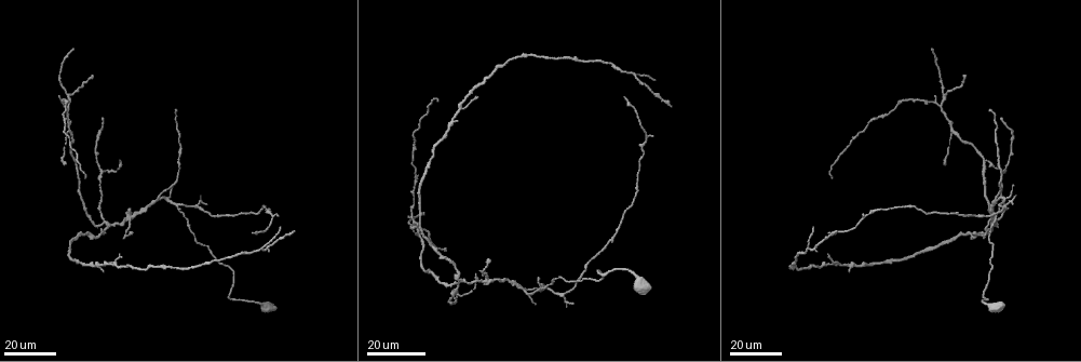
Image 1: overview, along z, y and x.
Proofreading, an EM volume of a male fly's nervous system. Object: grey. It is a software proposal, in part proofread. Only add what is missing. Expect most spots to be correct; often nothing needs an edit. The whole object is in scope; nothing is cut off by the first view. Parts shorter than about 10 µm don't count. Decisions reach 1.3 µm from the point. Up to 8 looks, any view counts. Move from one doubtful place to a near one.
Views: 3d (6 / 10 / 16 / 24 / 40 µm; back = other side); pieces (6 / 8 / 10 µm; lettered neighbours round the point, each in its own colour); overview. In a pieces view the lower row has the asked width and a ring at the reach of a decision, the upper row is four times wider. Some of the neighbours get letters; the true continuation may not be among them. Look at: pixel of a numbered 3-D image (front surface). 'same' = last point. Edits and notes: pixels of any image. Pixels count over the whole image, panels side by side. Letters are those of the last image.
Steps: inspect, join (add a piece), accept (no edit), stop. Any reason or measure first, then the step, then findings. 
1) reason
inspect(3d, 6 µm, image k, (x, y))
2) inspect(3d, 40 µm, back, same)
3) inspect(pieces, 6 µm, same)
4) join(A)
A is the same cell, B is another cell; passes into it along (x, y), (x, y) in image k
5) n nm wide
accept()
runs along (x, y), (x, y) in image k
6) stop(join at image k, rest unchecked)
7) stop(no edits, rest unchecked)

end of a long branch
inspect(3d, 16 µm, image 1, (933, 49))

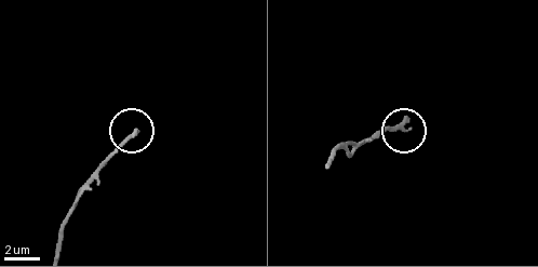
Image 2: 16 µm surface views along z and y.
inspect(pieces, 10 µm, image 2, (135, 129))

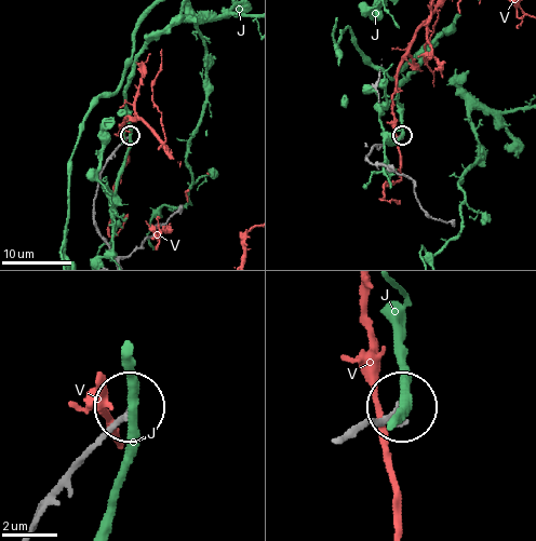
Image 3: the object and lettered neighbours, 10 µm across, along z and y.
accept()
J and V are other cells; none of them fits

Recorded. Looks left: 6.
branch stops here
inspect(3d, 16 µm, image 1, (829, 254))

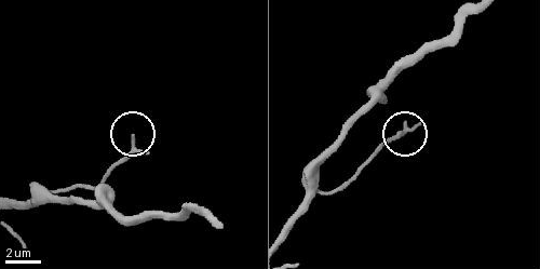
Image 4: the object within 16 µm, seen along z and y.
inspect(pieces, 6 µm, image 4, (404, 123))

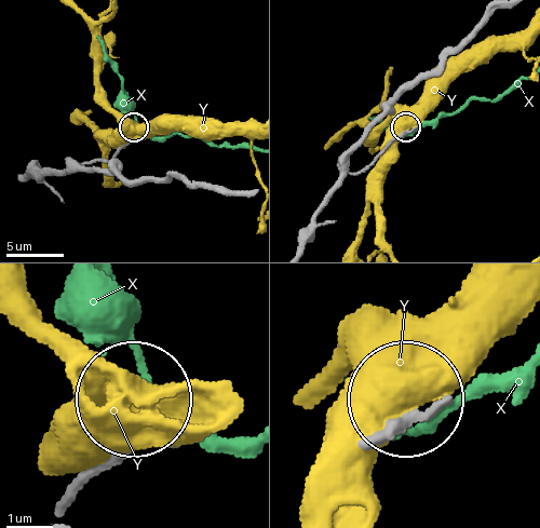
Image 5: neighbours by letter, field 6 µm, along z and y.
accept()
X and Y are other cells; no lettered piece goes on from it

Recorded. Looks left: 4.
long arm stops here
inspect(3d, 24 µm, image 1, (255, 233))

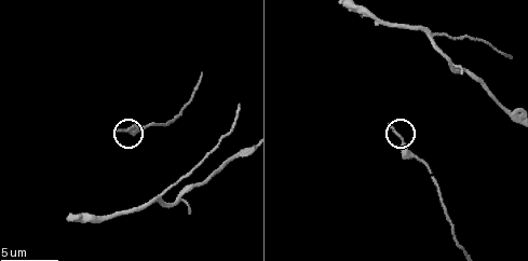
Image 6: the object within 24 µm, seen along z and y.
inspect(pieces, 6 µm, image 6, (391, 124))

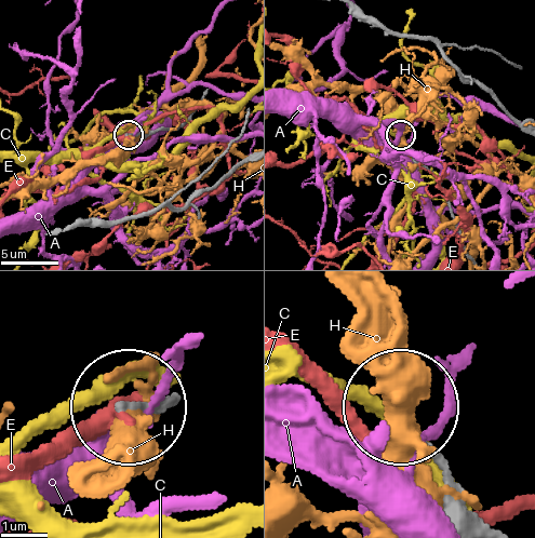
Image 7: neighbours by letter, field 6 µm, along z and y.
accept()
A, C, E and H are other cells; runs along (175, 401), (129, 401) in image 7; none of them fits

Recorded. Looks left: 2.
tapers out
inspect(3d, 16 µm, image 1, (834, 230))

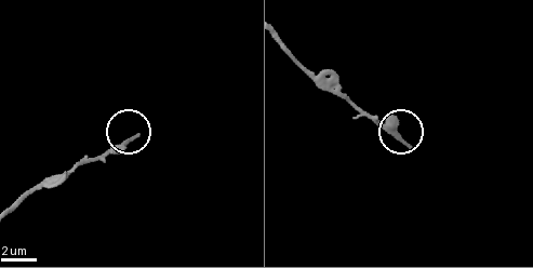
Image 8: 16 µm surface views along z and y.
inspect(pieces, 8 µm, image 8, (411, 148))

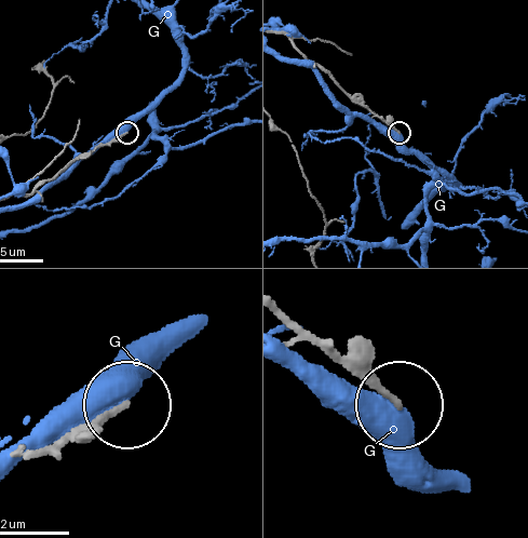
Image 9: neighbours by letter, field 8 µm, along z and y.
160 nm wide
accept()
G is another cell; runs along (52, 453), (86, 441), (127, 403) in image 9; no lettered piece goes on from it

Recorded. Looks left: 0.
stop(no edits, rest unchecked)

